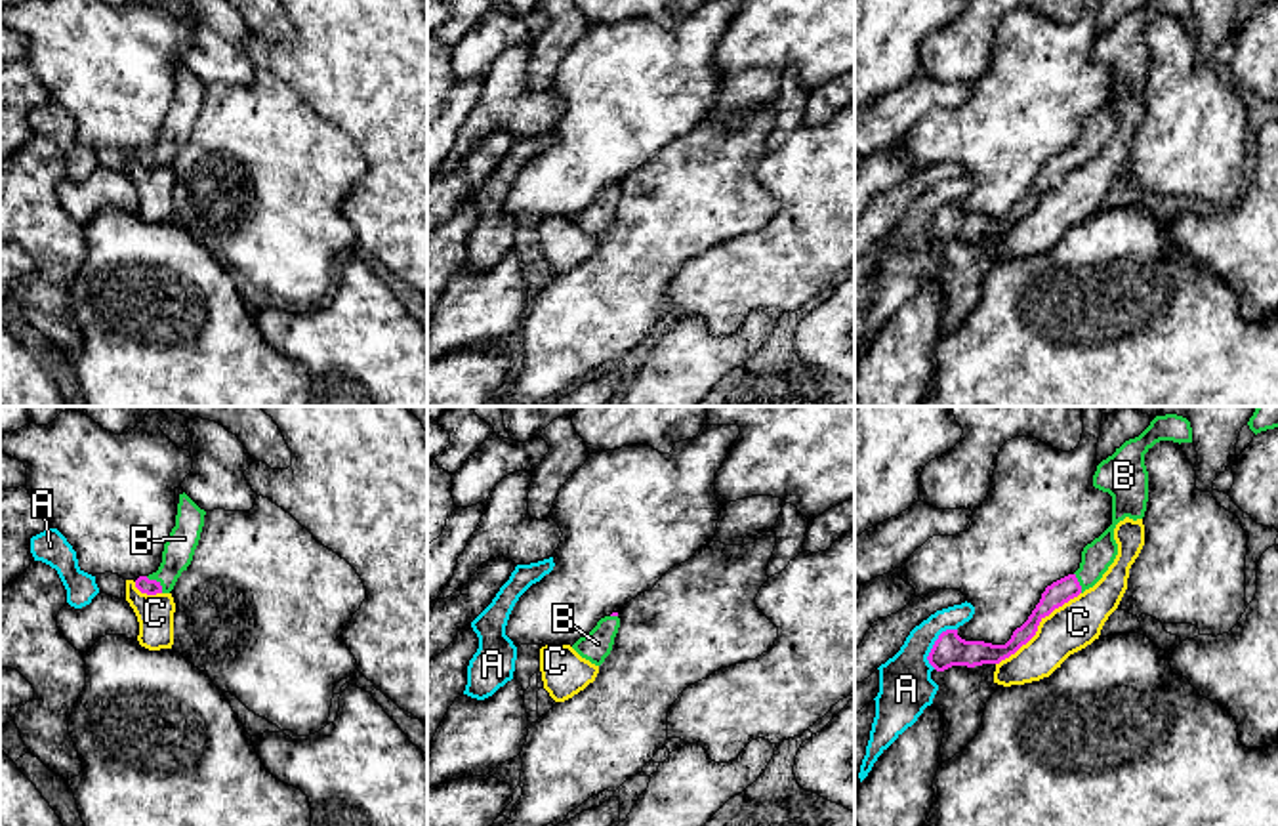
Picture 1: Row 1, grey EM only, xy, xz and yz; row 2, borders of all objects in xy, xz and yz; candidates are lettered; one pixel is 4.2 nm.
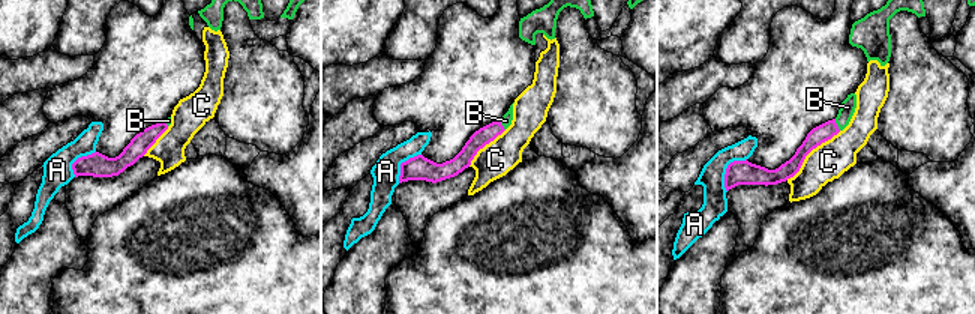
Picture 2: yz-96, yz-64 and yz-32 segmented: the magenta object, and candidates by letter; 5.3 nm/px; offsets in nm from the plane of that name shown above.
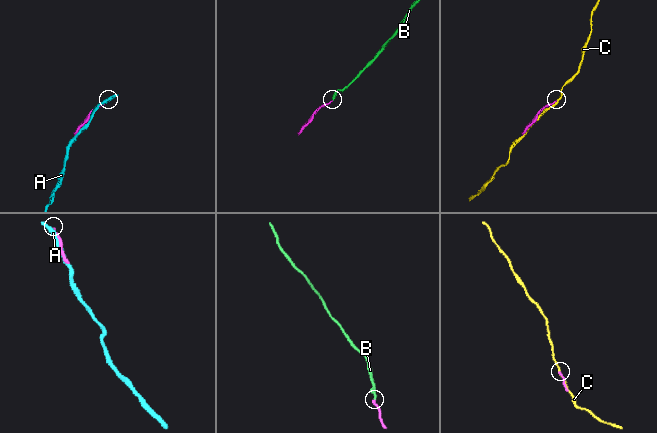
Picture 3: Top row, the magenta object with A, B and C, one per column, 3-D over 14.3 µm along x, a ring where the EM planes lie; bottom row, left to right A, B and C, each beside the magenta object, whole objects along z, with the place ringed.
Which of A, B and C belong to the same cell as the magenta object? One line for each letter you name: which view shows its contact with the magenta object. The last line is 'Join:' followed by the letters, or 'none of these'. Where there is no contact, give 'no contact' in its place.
B: contact in xy
Join: B

